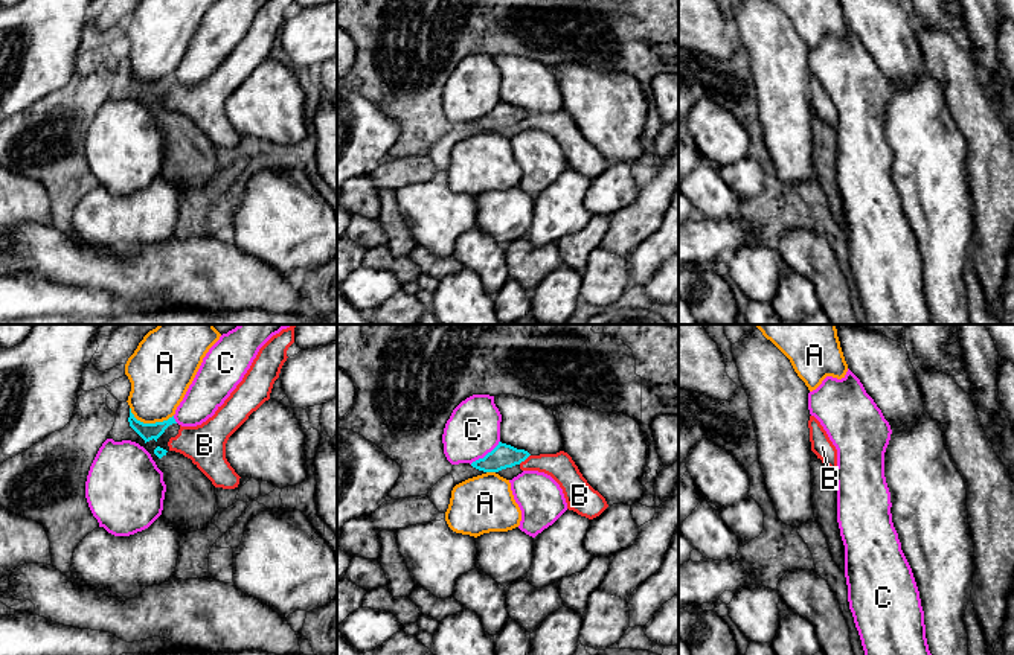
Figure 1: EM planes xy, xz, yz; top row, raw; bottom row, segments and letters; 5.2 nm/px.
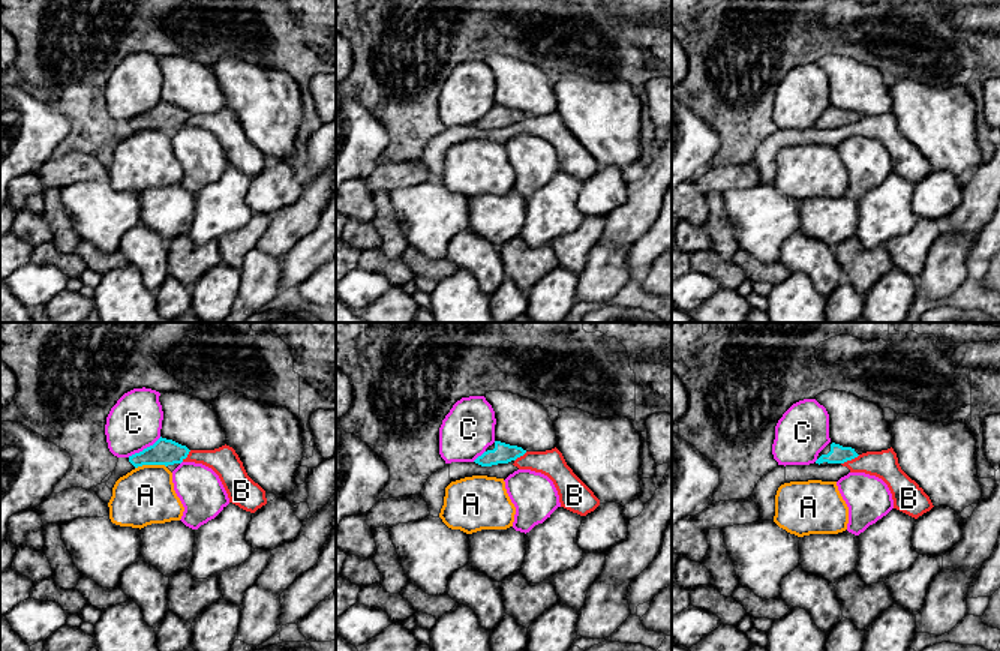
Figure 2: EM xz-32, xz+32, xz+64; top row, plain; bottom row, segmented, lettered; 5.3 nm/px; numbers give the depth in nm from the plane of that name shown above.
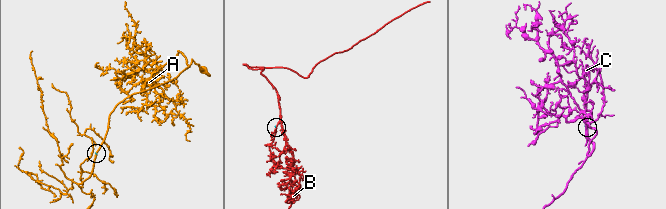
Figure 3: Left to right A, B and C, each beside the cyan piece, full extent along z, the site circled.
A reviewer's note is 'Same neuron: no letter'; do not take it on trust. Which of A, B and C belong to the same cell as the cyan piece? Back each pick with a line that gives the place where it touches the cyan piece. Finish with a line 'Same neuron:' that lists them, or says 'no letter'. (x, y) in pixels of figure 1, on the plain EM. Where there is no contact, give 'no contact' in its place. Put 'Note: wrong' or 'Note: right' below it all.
Same neuron: no letter
Note: right

